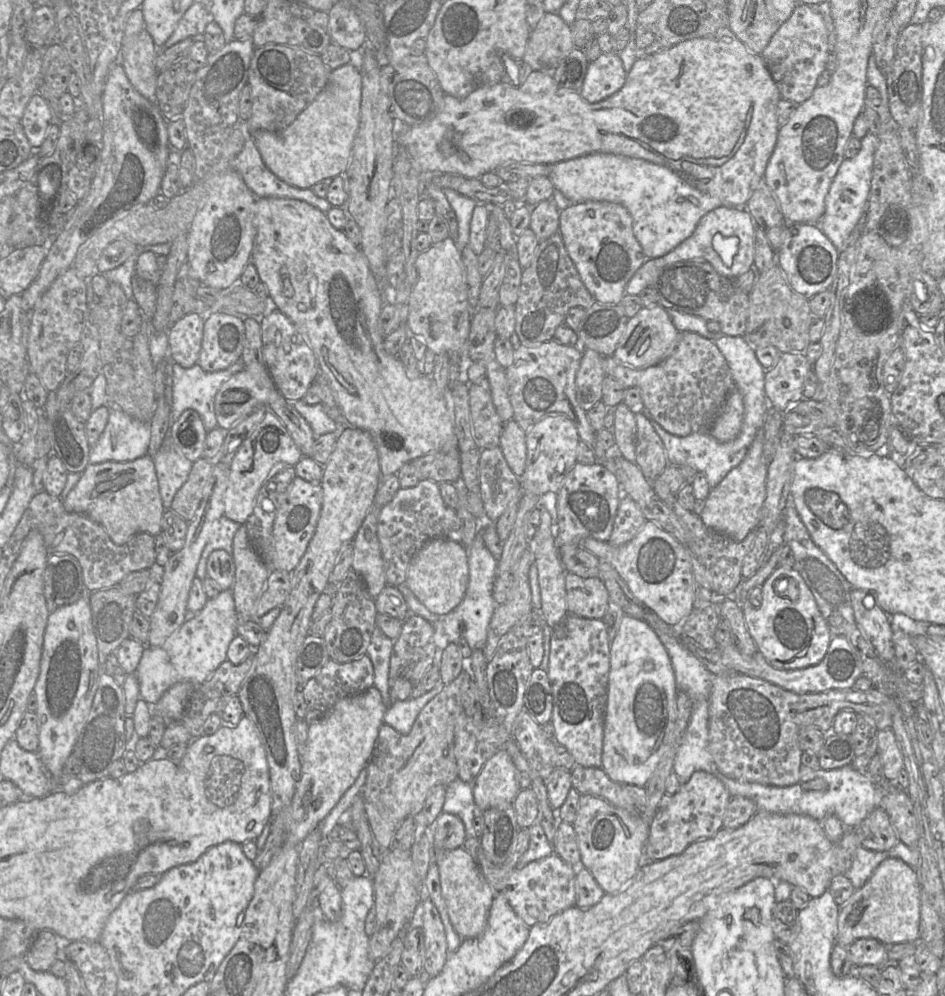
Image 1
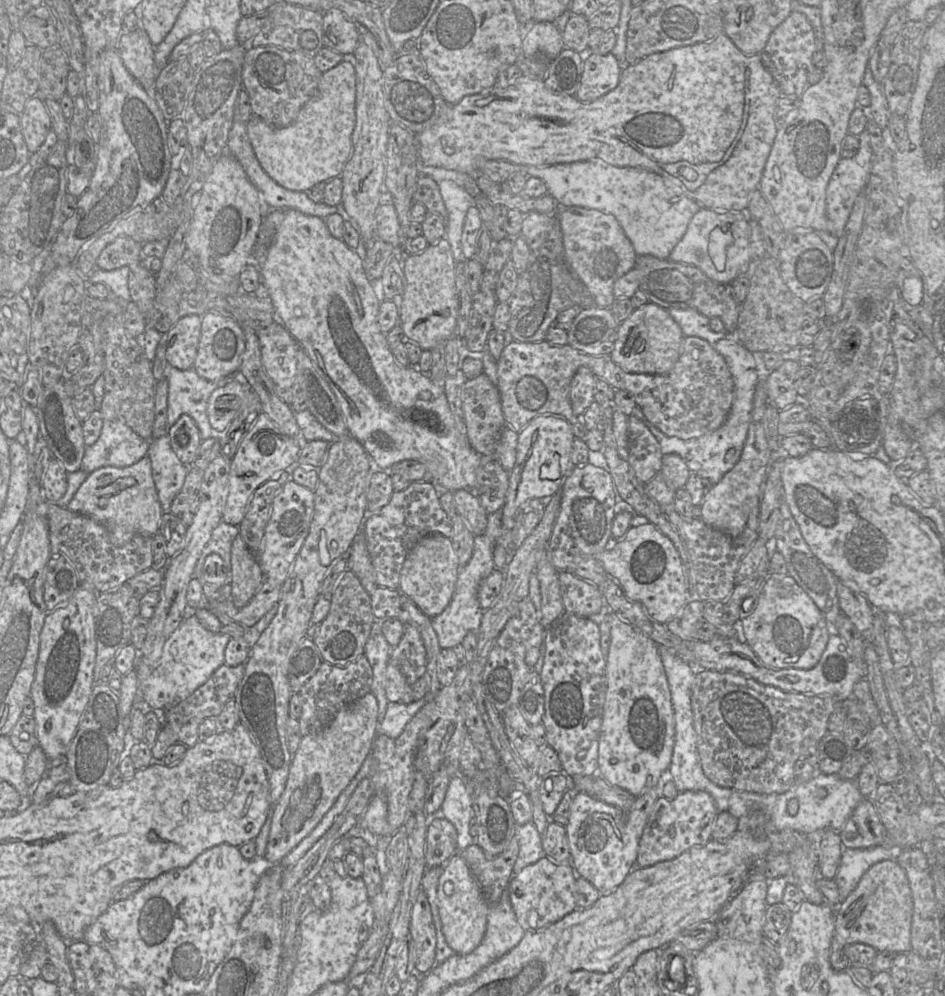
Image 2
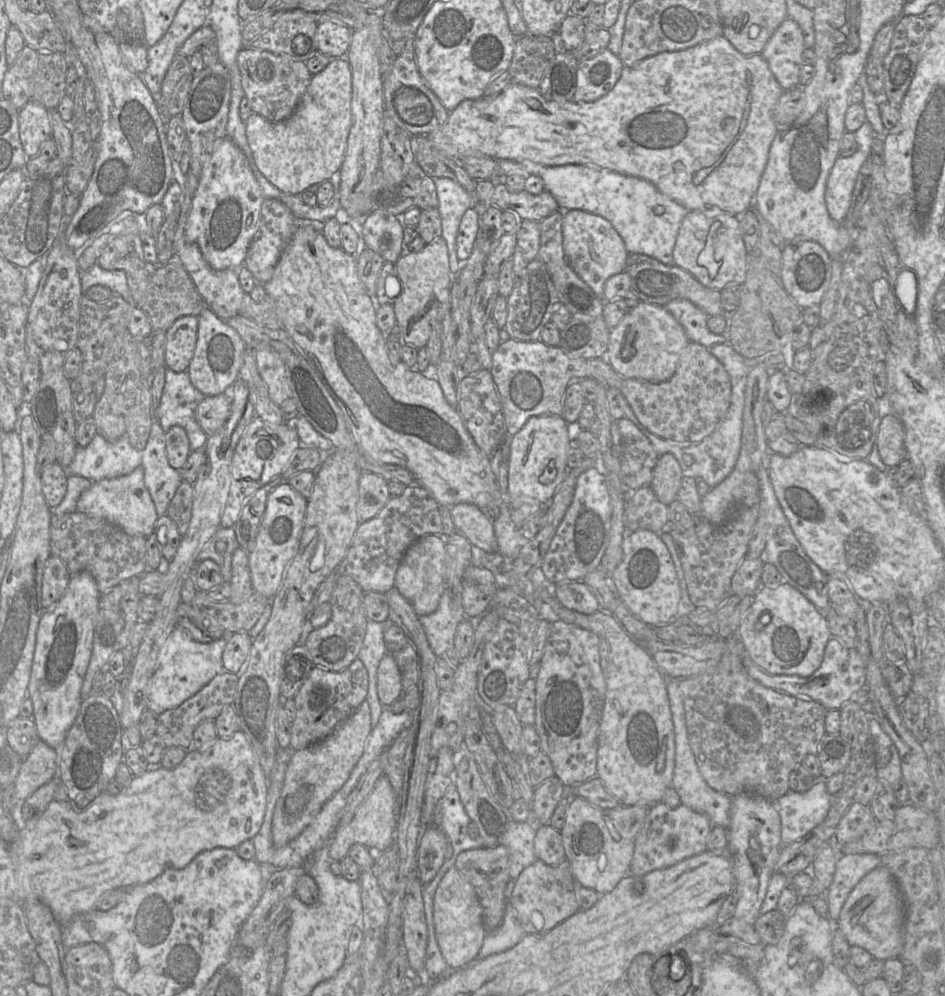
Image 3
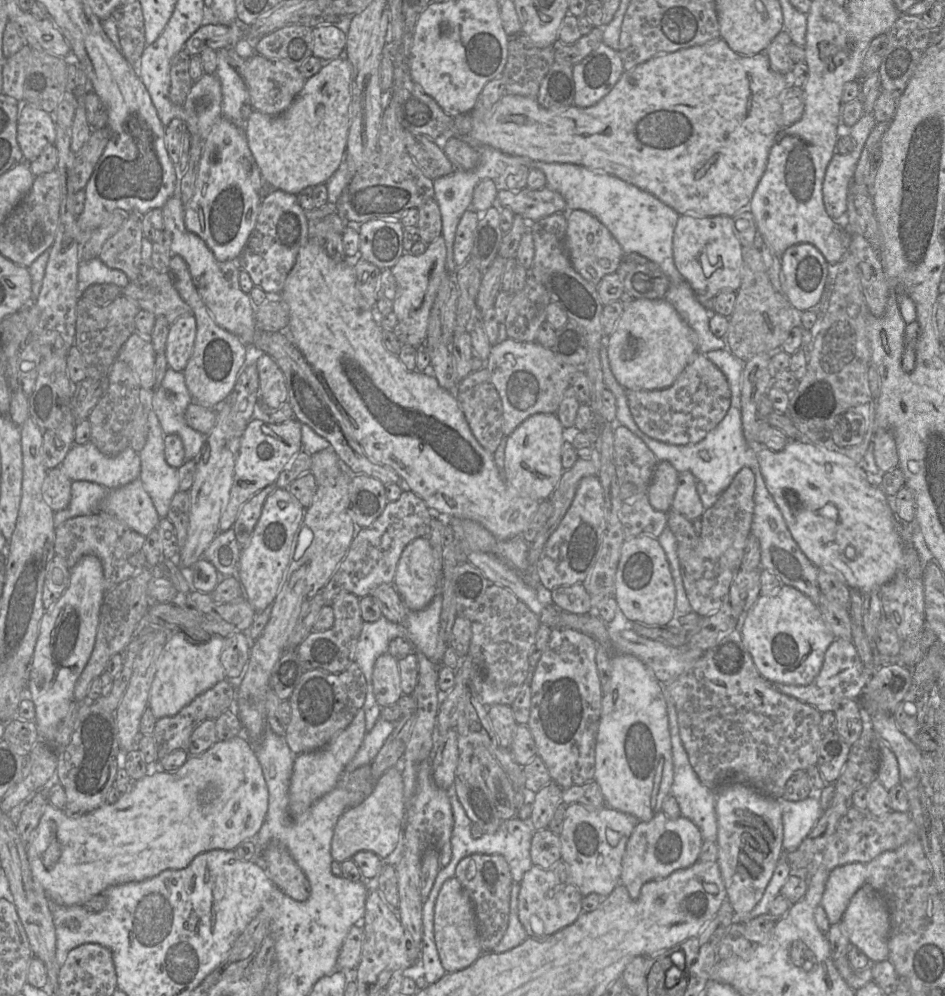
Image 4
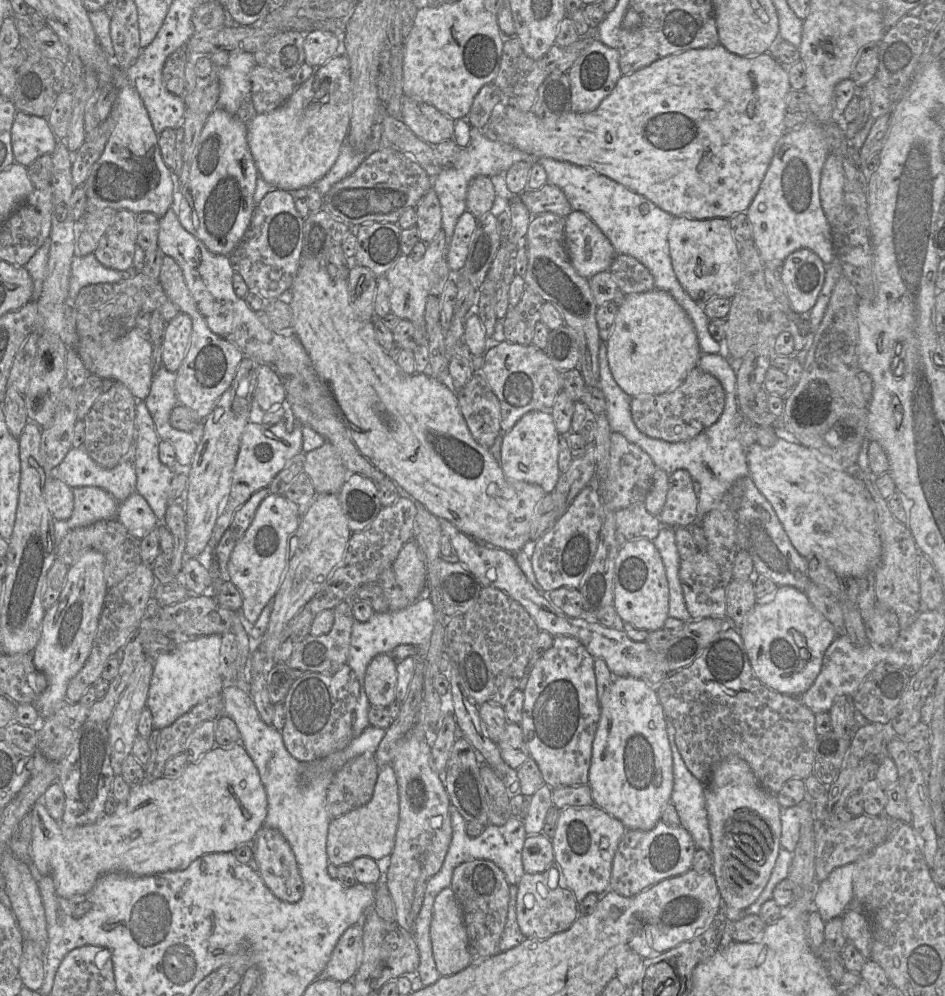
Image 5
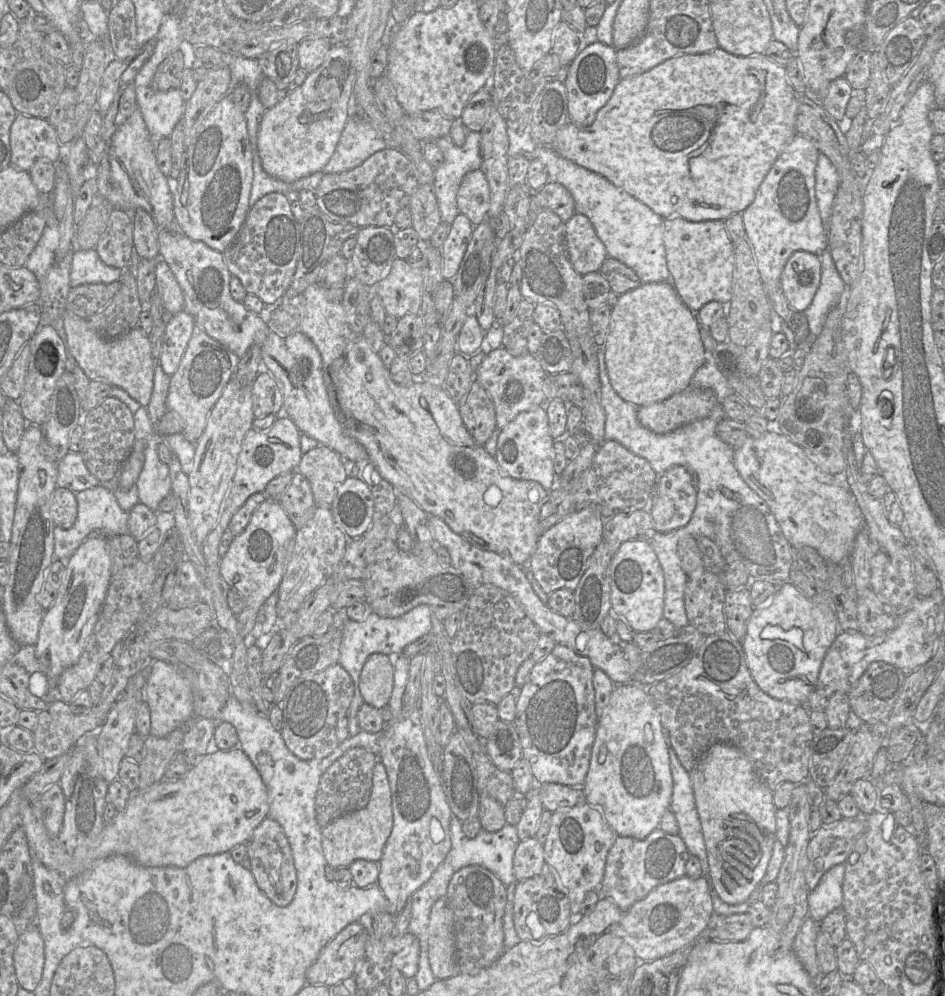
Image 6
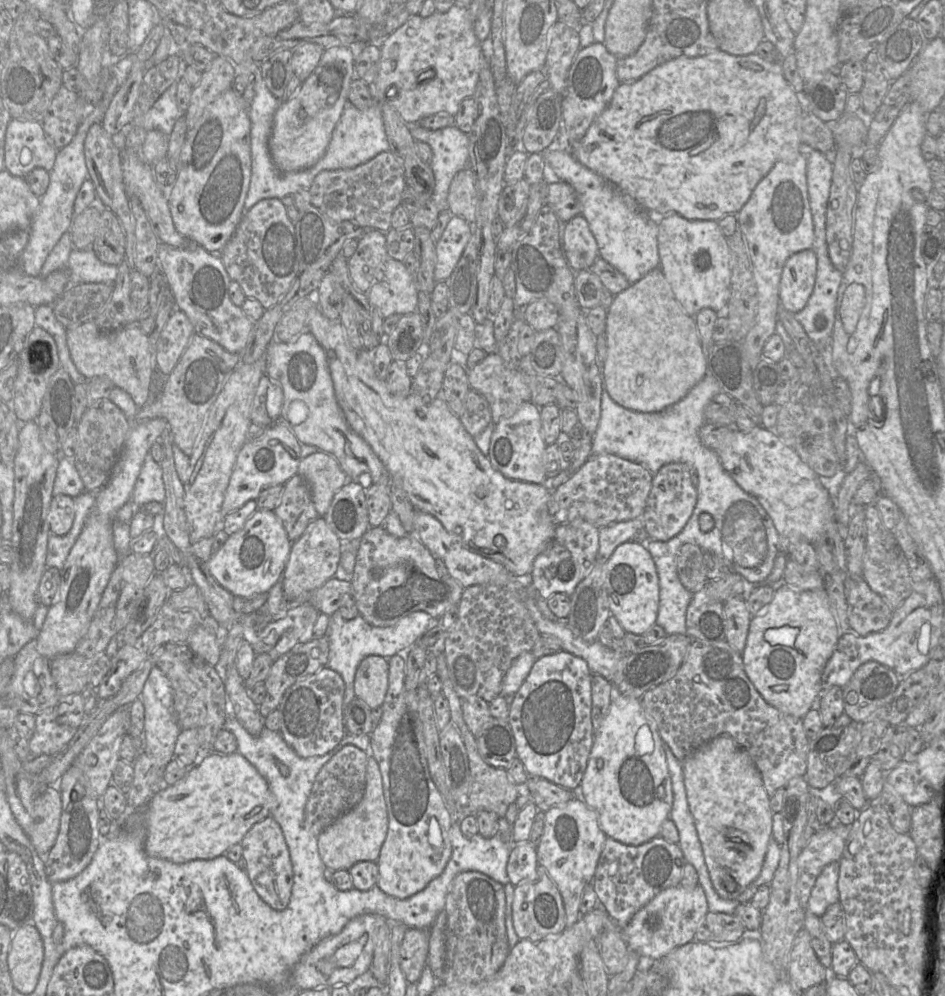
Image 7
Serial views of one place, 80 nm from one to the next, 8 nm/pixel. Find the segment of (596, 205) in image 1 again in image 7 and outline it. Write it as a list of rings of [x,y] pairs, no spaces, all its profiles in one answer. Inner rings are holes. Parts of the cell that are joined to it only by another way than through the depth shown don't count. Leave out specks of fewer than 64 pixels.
[[[581,214],[564,224],[562,248],[573,271],[587,270],[599,257],[599,249],[589,224]]]

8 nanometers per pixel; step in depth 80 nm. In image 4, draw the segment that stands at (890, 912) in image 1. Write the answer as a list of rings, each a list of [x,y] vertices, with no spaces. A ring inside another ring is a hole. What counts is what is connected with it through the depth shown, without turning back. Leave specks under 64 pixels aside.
[[[868,884],[862,886],[850,900],[842,921],[846,928],[850,944],[861,949],[871,960],[871,963],[889,959],[890,913],[884,897],[879,892]]]

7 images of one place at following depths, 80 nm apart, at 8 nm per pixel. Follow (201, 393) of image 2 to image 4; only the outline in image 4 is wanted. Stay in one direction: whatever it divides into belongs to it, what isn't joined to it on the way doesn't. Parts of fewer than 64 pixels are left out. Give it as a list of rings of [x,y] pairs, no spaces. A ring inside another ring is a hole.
[[[168,368],[160,386],[153,392],[151,405],[164,435],[175,434],[181,438],[186,460],[194,460],[205,441],[205,435],[185,422],[185,411],[193,402],[183,372]]]

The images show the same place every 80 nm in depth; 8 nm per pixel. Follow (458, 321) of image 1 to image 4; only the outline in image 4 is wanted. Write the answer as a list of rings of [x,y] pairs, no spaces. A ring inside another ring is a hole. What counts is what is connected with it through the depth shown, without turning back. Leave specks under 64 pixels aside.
[[[440,235],[433,242],[427,245],[427,249],[423,254],[414,256],[410,252],[404,252],[396,265],[391,268],[397,284],[397,291],[393,300],[392,311],[396,315],[398,322],[407,327],[406,342],[402,345],[408,345],[414,348],[425,345],[431,308],[442,281],[449,276],[446,269],[446,256],[446,243],[443,236]]]

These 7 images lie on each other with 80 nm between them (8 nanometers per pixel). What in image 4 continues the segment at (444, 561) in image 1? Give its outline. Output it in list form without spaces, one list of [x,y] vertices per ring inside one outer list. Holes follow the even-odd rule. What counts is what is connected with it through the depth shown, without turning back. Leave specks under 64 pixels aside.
[[[419,537],[406,545],[396,566],[393,585],[409,610],[422,610],[432,601],[438,578],[428,538]]]

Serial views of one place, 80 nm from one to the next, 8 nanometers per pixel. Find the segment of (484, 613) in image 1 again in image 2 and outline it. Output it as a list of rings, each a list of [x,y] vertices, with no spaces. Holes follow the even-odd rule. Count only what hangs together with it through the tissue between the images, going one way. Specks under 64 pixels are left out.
[[[503,508],[487,516],[488,524],[486,531],[484,534],[475,536],[474,538],[474,550],[471,559],[463,568],[459,568],[458,579],[450,603],[442,613],[431,618],[431,624],[437,635],[441,649],[453,649],[456,645],[462,643],[468,632],[479,631],[484,610],[479,604],[478,588],[481,581],[495,570],[493,549],[498,537],[503,533]]]

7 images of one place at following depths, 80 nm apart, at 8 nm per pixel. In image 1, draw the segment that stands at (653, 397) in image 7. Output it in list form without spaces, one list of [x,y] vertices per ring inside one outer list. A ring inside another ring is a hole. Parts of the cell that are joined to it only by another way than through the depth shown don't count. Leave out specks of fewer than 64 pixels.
[[[661,305],[642,307],[629,318],[625,332],[619,341],[614,358],[634,368],[647,368],[664,361],[677,345],[680,332],[675,328],[667,310]]]

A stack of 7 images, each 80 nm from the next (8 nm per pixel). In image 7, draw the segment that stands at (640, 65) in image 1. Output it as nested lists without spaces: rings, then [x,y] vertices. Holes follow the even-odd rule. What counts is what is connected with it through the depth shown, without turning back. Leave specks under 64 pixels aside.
[[[717,49],[713,52],[710,52],[706,55],[700,57],[678,57],[667,61],[656,68],[652,69],[650,72],[642,76],[640,79],[634,82],[623,82],[620,83],[616,88],[613,96],[610,100],[609,105],[603,110],[603,112],[594,120],[591,126],[588,128],[585,135],[578,141],[573,142],[568,148],[572,155],[584,166],[597,173],[614,186],[616,186],[620,191],[624,194],[630,195],[633,199],[637,201],[637,203],[648,212],[654,214],[655,216],[662,215],[680,215],[688,220],[713,220],[718,221],[723,216],[735,214],[742,209],[745,203],[748,201],[751,196],[753,190],[757,186],[757,184],[767,175],[767,173],[772,169],[775,163],[780,159],[781,154],[784,153],[788,148],[800,148],[802,146],[802,141],[800,138],[800,115],[802,112],[802,103],[803,100],[800,94],[796,93],[792,86],[785,79],[783,74],[783,69],[781,66],[781,62],[769,62],[764,60],[759,55],[753,53],[749,55],[731,55],[726,53],[720,49]]]

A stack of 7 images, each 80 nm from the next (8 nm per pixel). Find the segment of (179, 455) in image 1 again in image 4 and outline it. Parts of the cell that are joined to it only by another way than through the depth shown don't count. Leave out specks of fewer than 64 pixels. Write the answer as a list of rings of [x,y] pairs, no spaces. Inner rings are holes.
[[[153,410],[147,414],[147,423],[147,440],[139,452],[139,479],[159,517],[163,518],[167,516],[173,496],[179,491],[179,476],[177,469],[169,466],[165,460],[165,435]]]

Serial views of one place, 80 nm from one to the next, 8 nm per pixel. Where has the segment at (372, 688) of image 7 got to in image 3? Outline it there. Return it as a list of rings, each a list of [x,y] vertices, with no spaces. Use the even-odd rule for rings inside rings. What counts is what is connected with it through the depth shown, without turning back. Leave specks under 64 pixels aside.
[[[391,653],[384,655],[379,662],[377,693],[383,706],[393,704],[403,693],[400,670]]]

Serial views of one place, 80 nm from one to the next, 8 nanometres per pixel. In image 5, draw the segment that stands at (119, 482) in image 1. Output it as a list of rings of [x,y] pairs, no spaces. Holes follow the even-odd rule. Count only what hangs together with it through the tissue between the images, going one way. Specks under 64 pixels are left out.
[[[138,492],[118,503],[116,519],[136,538],[143,539],[158,527],[159,520],[148,502]]]

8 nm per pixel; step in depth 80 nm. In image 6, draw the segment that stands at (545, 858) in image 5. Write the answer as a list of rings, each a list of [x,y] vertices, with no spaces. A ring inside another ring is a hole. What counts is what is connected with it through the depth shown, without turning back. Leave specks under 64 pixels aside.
[[[535,837],[520,841],[513,858],[513,871],[517,881],[540,874],[544,864],[542,843]]]

